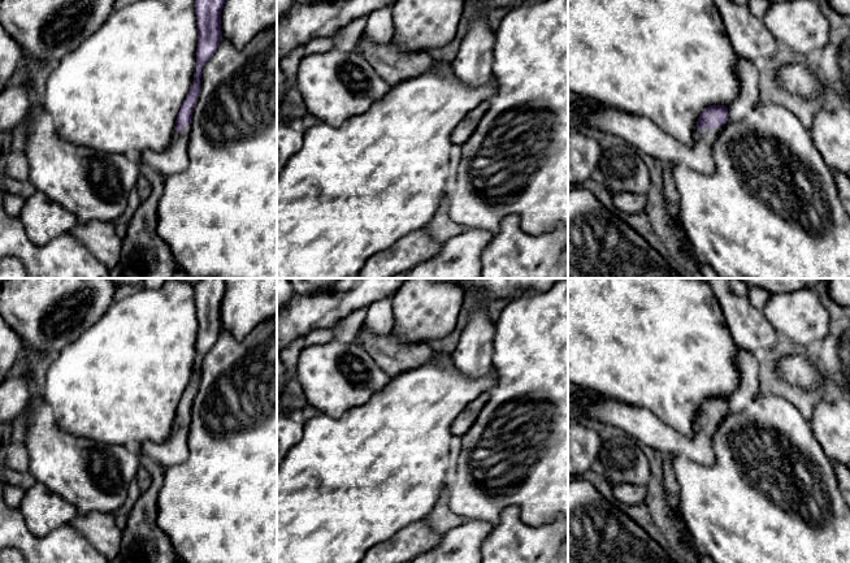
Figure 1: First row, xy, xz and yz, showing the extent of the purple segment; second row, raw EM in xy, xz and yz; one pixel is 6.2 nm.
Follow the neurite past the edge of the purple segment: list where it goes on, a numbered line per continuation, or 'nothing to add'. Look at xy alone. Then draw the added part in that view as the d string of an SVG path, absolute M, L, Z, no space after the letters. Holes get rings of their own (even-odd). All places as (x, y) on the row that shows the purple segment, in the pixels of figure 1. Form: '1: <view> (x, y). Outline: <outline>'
1: xy (172, 160). Outline: M191 126L183 131L173 131L170 144L162 151L144 150L138 155L138 161L157 170L164 177L183 172L188 165L187 147Z

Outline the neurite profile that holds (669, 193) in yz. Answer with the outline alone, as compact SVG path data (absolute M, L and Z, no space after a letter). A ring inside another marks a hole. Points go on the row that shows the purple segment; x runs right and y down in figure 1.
M668 164L663 165L663 199L665 204L667 213L671 218L672 228L675 229L681 244L689 252L688 237L682 230L681 224L678 222L678 192L672 178L672 170Z

